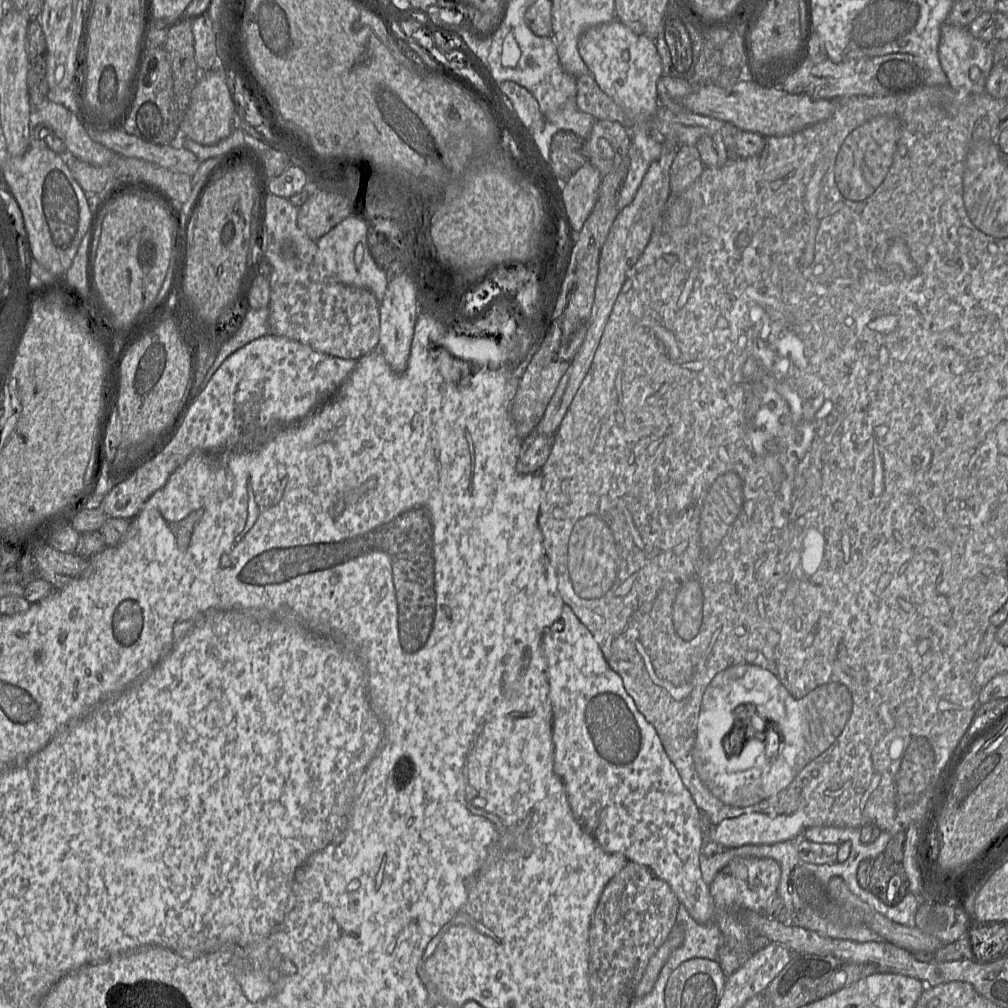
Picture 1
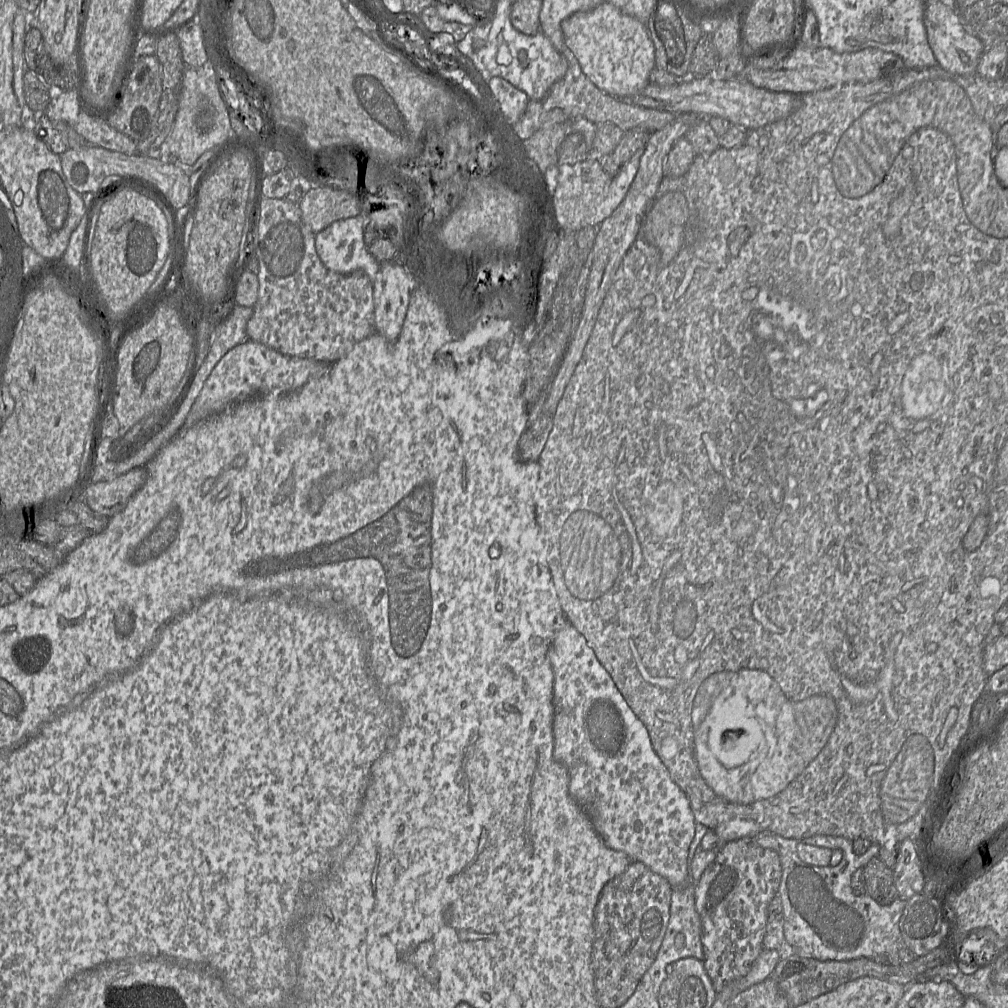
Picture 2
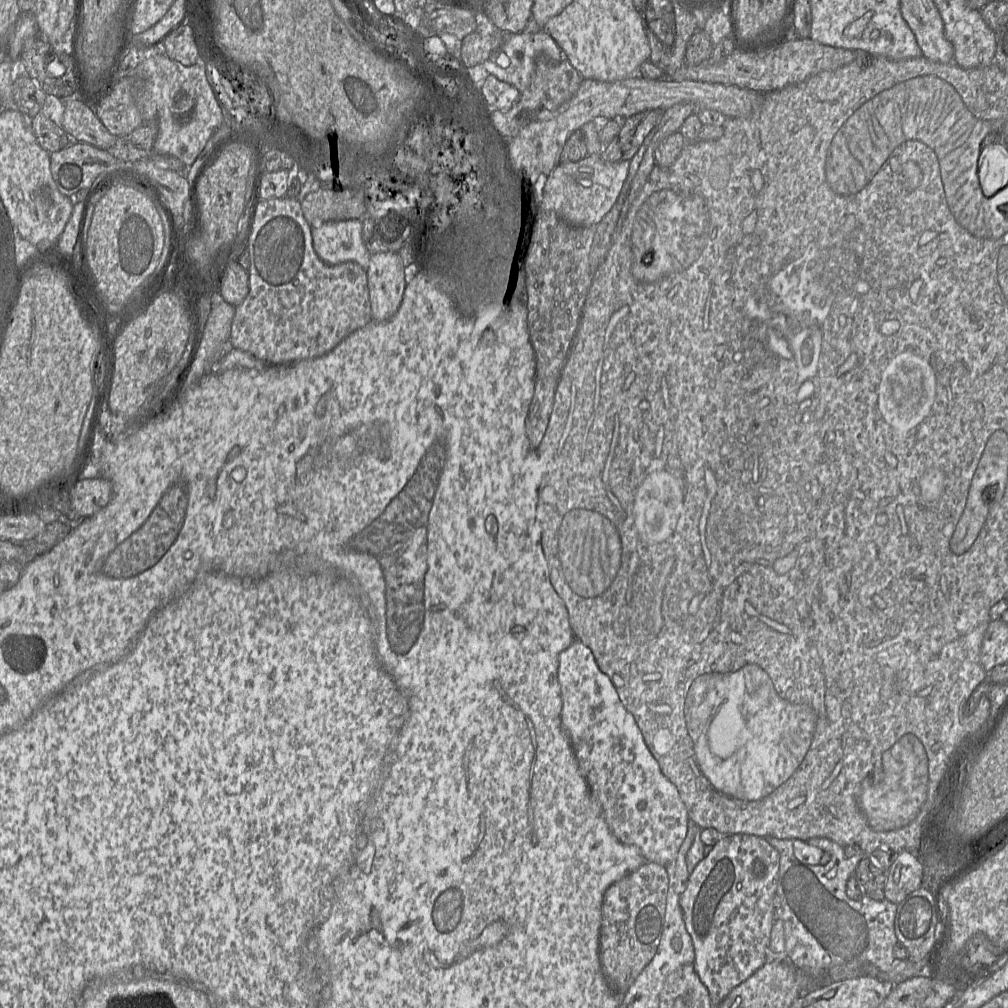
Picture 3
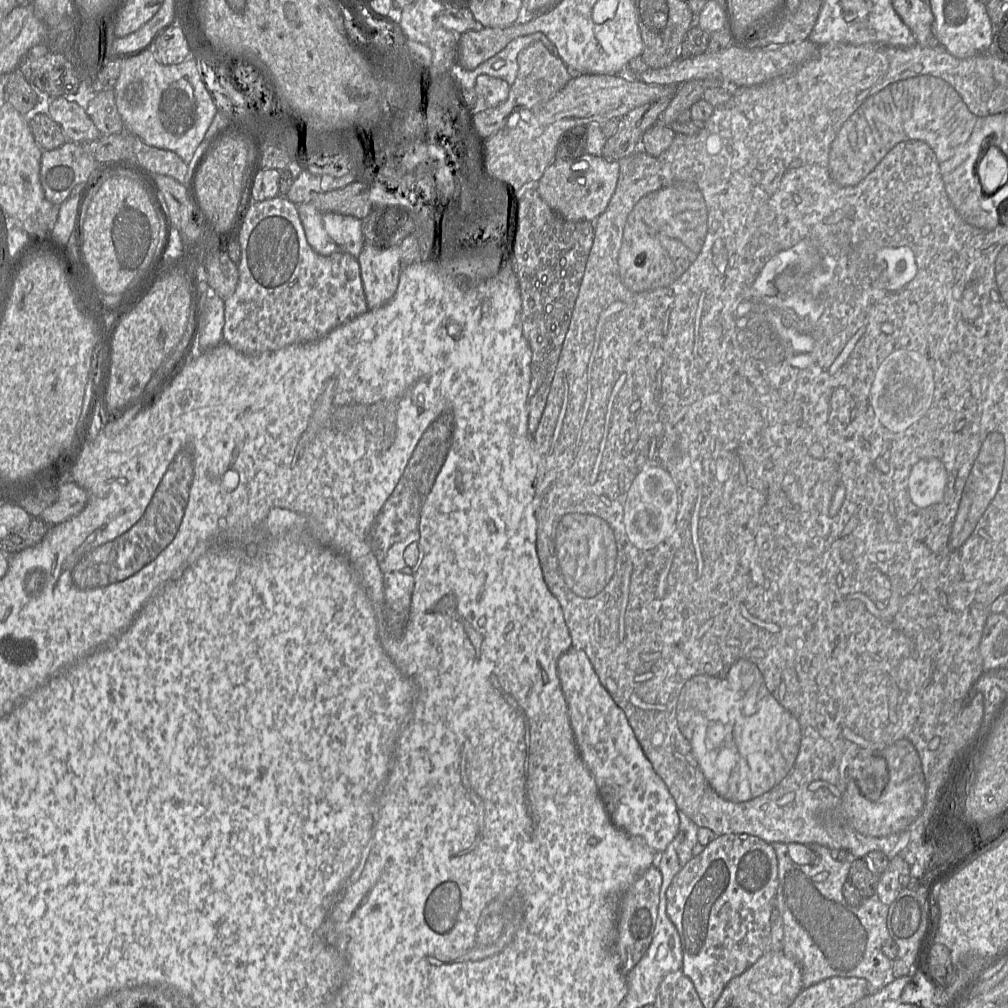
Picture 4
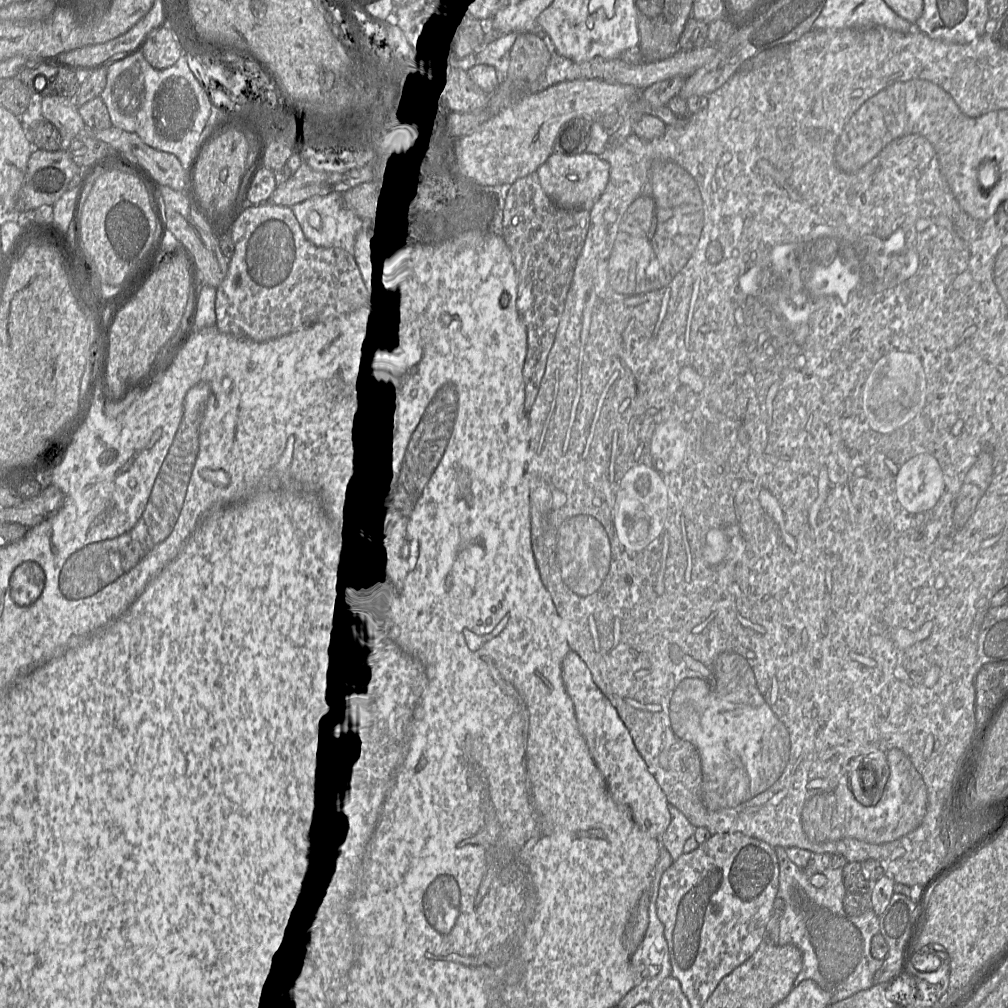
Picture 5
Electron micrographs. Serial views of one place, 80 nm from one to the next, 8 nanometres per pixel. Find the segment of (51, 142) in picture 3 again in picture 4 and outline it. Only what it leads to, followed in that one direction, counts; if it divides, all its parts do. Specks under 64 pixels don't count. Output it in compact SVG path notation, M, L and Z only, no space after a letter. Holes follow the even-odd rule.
M32 113L25 117L28 118L33 136L43 151L54 150L68 141L60 125L49 113Z

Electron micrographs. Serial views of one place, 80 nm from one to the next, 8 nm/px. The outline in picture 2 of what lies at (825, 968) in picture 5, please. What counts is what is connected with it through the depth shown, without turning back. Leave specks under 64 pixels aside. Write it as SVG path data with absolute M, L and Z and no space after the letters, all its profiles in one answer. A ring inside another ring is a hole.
M761 832L749 838L779 855L782 876L777 896L782 902L784 936L795 955L820 961L868 958L890 965L901 963L899 951L905 947L905 943L899 920L907 901L897 897L892 903L881 905L868 894L855 895L851 888L852 874L878 856L881 848L879 844L872 843L865 853L856 855L853 852L853 840L830 835L805 838L801 841L806 844L842 851L843 857L838 865L815 866L798 857L798 840L769 832Z

